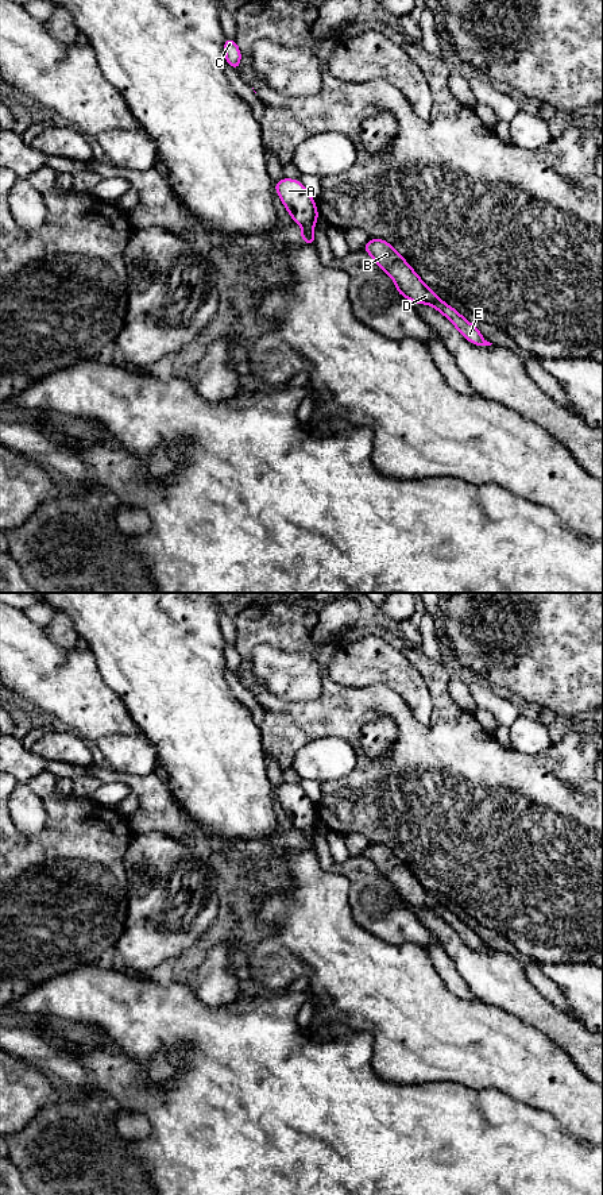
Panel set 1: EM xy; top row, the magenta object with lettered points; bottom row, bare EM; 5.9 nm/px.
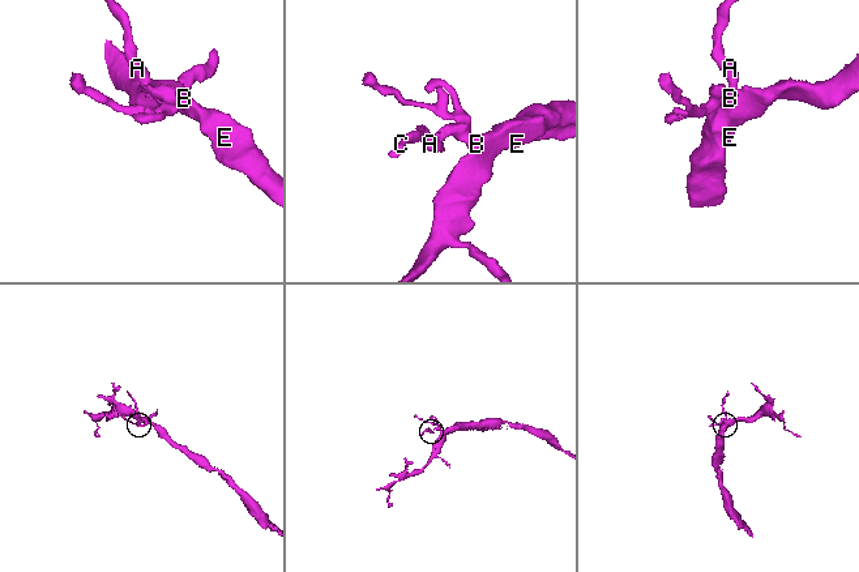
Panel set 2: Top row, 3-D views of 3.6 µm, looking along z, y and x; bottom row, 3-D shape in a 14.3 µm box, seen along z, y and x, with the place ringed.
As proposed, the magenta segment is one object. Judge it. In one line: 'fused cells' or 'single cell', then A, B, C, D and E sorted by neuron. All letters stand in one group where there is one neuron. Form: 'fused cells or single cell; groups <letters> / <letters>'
fused cells; groups A C / B D E

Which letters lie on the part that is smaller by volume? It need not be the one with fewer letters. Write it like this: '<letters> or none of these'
A, C

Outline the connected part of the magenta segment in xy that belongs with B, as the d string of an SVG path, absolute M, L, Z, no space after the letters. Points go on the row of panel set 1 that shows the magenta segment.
M370 239L363 247L378 266L386 271L397 285L398 294L405 296L409 301L428 304L441 312L471 343L476 346L491 346L480 331L464 319L456 309L440 300L433 289L428 288L417 275L411 266L394 250L394 247L382 239Z

